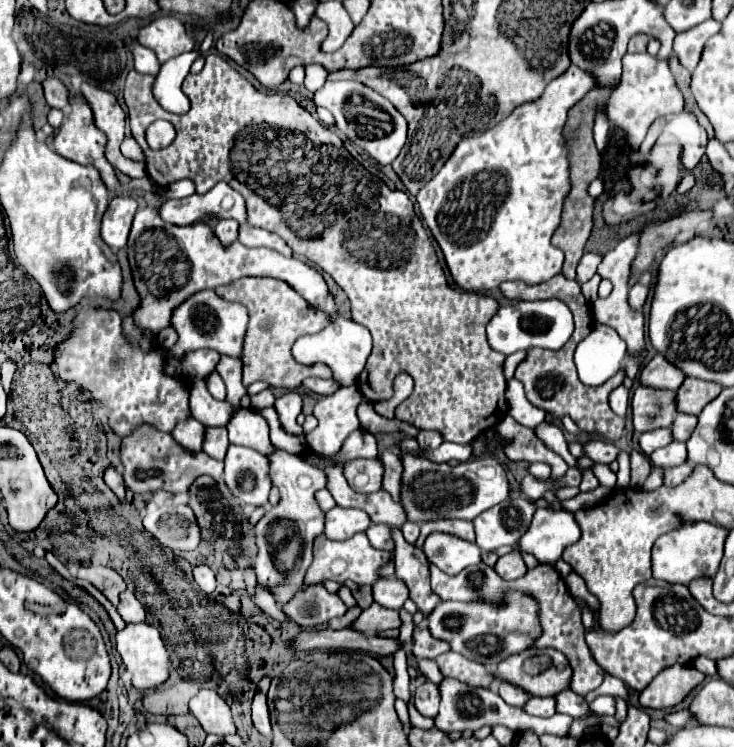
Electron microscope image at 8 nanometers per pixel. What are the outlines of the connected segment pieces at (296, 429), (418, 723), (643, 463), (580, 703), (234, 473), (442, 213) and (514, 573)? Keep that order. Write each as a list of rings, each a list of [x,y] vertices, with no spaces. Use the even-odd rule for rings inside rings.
[[[286,392],[286,394],[282,394],[280,398],[276,398],[274,408],[276,408],[278,416],[280,416],[280,426],[282,426],[282,430],[286,430],[288,434],[302,436],[304,432],[302,432],[302,428],[296,424],[296,416],[298,416],[298,404],[296,404],[296,402],[298,402],[298,400],[302,400],[298,392]]]
[[[410,702],[410,706],[408,706],[408,710],[410,710],[410,724],[412,724],[412,726],[422,728],[422,730],[432,730],[432,728],[434,728],[434,720],[420,716],[420,714],[416,712],[416,708],[412,706],[412,702]]]
[[[640,451],[630,452],[630,462],[632,462],[632,470],[630,470],[630,488],[640,488],[644,484],[644,480],[648,478],[652,464],[648,462],[648,456]]]
[[[570,690],[556,694],[554,700],[556,700],[556,712],[560,714],[568,714],[572,718],[586,718],[590,714],[590,708],[584,702],[584,698],[580,698],[578,694],[572,694]]]
[[[230,446],[228,454],[224,458],[224,482],[230,488],[230,492],[240,498],[244,504],[250,506],[264,506],[266,504],[266,492],[270,484],[268,478],[268,458],[252,448],[244,446]],[[246,474],[252,474],[256,478],[256,486],[250,492],[242,492],[238,484]]]
[[[570,66],[560,78],[546,86],[538,100],[518,106],[506,120],[488,132],[462,138],[440,172],[418,192],[420,216],[438,242],[458,288],[466,292],[484,292],[498,288],[506,280],[522,280],[534,286],[560,274],[564,252],[554,248],[550,238],[560,222],[564,194],[570,190],[568,152],[562,144],[562,126],[574,102],[592,88],[596,88],[596,80],[580,68]]]
[[[512,550],[510,554],[498,558],[494,570],[496,570],[504,580],[516,580],[516,578],[524,576],[528,568],[526,568],[526,564],[524,564],[524,560],[522,560],[522,554],[520,554],[518,550]]]

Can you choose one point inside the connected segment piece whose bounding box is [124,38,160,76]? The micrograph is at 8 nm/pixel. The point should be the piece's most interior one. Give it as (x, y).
(144, 61)

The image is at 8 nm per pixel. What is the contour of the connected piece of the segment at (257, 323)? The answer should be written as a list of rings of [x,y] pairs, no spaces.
[[[240,278],[232,284],[220,286],[214,290],[218,296],[226,300],[242,302],[248,308],[250,324],[246,330],[242,351],[242,380],[244,386],[252,382],[266,382],[270,388],[284,388],[284,390],[296,390],[304,378],[330,378],[330,368],[325,364],[310,364],[304,366],[294,360],[290,348],[296,342],[296,338],[304,334],[318,334],[330,324],[330,316],[322,310],[316,310],[300,298],[286,282],[274,280],[274,278]]]

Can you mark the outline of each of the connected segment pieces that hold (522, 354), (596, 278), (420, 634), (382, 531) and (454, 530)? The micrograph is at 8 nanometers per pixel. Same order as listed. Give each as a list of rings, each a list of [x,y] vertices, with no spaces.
[[[518,351],[506,357],[504,362],[504,378],[510,380],[514,376],[516,367],[526,357],[526,351]]]
[[[594,274],[588,282],[584,282],[582,284],[582,294],[584,294],[584,298],[586,300],[590,300],[590,302],[594,302],[598,296],[596,296],[596,292],[598,292],[598,284],[600,284],[600,274]]]
[[[416,628],[412,634],[412,654],[416,658],[430,658],[434,660],[438,654],[450,650],[448,644],[444,644],[442,640],[436,640],[430,636],[428,628]]]
[[[370,524],[370,528],[366,530],[366,536],[370,540],[370,544],[378,550],[394,550],[394,542],[390,538],[390,528],[386,524]]]
[[[436,520],[436,522],[424,522],[422,524],[422,534],[420,534],[416,546],[422,546],[422,540],[434,530],[448,532],[452,536],[460,536],[460,538],[466,538],[468,542],[474,542],[474,526],[472,526],[472,522],[464,522],[464,520]]]

